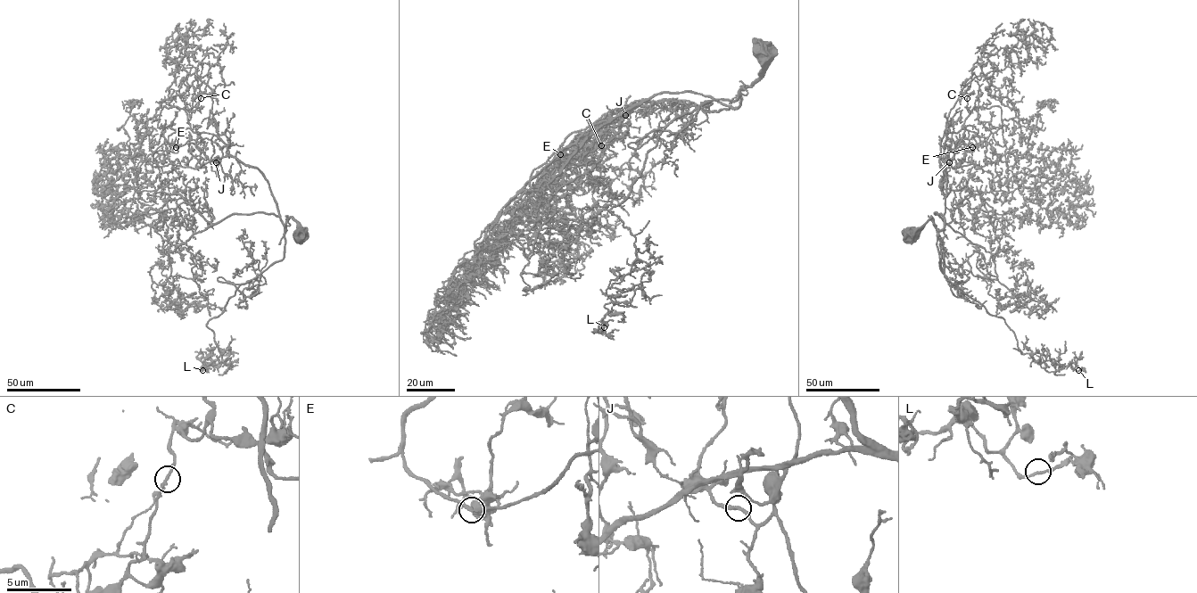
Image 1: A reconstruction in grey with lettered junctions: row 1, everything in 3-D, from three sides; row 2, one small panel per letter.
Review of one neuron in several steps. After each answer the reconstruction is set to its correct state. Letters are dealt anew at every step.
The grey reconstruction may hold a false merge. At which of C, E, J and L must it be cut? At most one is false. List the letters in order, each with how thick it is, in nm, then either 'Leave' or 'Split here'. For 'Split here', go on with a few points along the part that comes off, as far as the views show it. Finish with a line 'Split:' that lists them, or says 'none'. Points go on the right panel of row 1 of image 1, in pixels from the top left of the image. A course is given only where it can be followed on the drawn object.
C: Thickness 200 nm. Leave
E: Thickness 200 nm. Leave
J: Thickness 200 nm. Leave
L: Thickness 200 nm. Leave
Split: none

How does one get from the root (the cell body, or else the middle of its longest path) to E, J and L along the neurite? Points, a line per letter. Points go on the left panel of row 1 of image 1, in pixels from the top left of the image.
E: (302, 232), (292, 217), (286, 230), (268, 180), (257, 168), (229, 156), (208, 160), (193, 139), (176, 146)
J: (302, 232), (292, 217), (286, 230), (257, 168), (229, 156), (208, 160), (202, 138), (221, 149), (216, 162)
L: (302, 232), (291, 217), (284, 258), (241, 284), (208, 321), (222, 360), (203, 360), (209, 366), (202, 370)

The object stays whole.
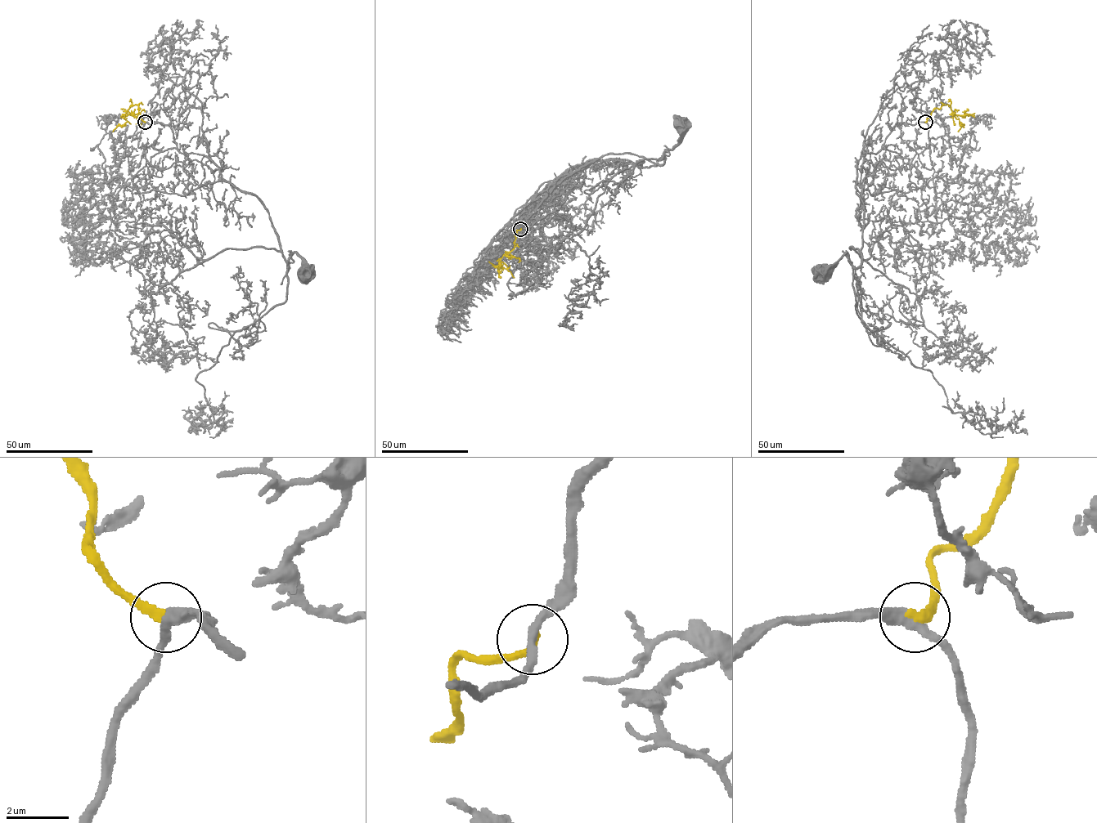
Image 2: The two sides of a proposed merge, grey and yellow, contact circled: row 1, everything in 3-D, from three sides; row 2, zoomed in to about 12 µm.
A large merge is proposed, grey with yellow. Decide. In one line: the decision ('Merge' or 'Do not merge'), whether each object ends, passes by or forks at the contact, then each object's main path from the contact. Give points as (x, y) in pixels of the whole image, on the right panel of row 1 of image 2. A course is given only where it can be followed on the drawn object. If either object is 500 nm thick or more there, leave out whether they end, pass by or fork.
Merge. At the ring grey passes by. At the ring yellow ends. Course of grey: (926, 122), (896, 124), (877, 152), (860, 157), (861, 264), (855, 268), (846, 252), (821, 270). Course of yellow: (926, 122), (934, 109), (950, 105), (962, 125), (958, 131)

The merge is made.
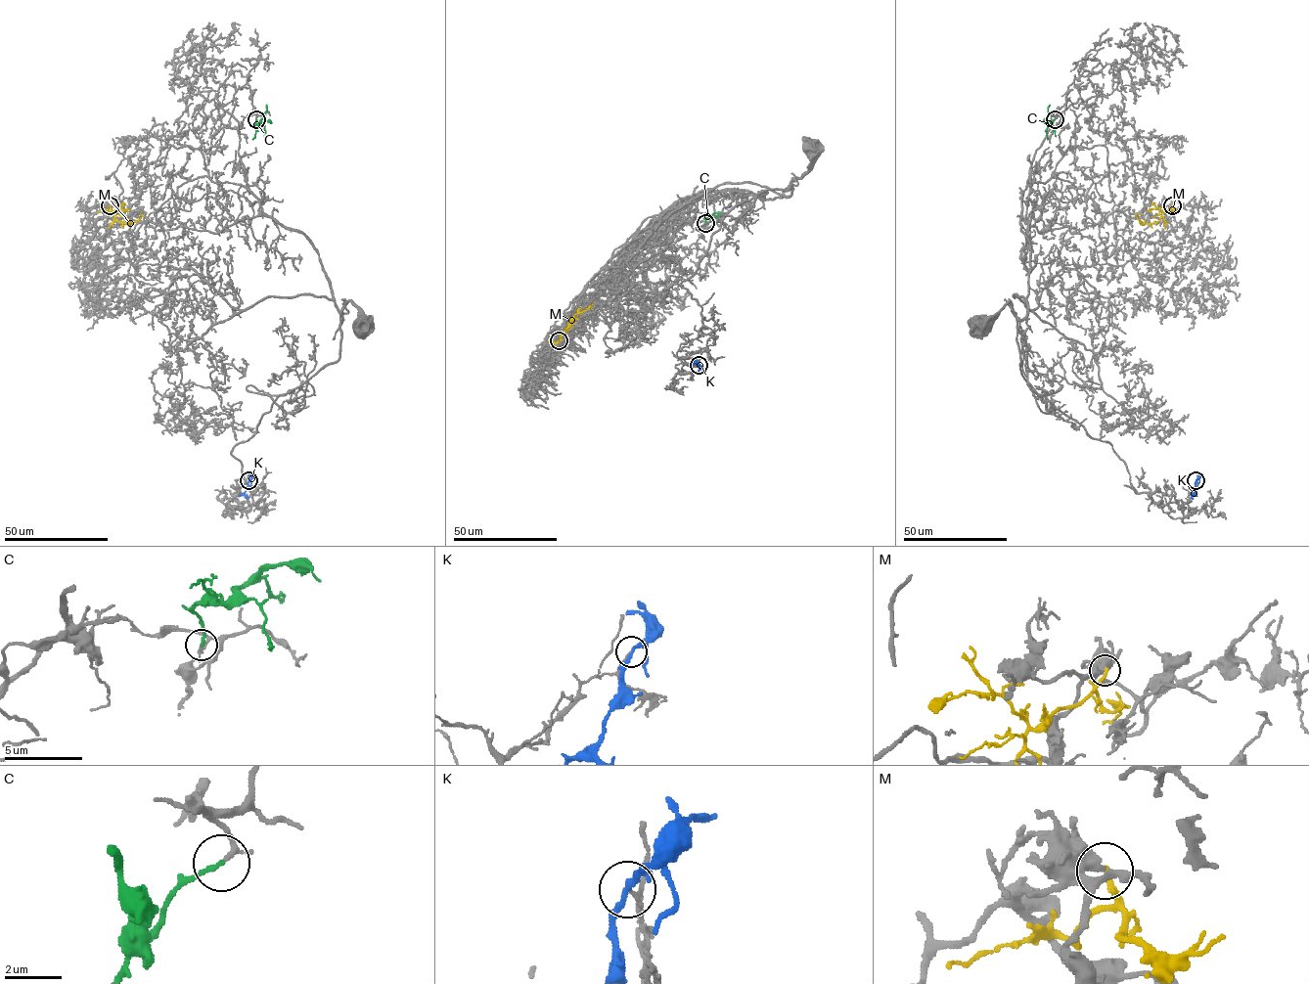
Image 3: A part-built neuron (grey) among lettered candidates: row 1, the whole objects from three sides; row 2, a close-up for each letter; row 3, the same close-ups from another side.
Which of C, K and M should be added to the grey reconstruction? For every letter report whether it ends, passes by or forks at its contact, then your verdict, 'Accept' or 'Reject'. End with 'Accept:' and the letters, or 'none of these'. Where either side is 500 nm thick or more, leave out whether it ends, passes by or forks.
C: It ends there. Accept
K: It passes by. Reject
M: Reject
Accept: C

